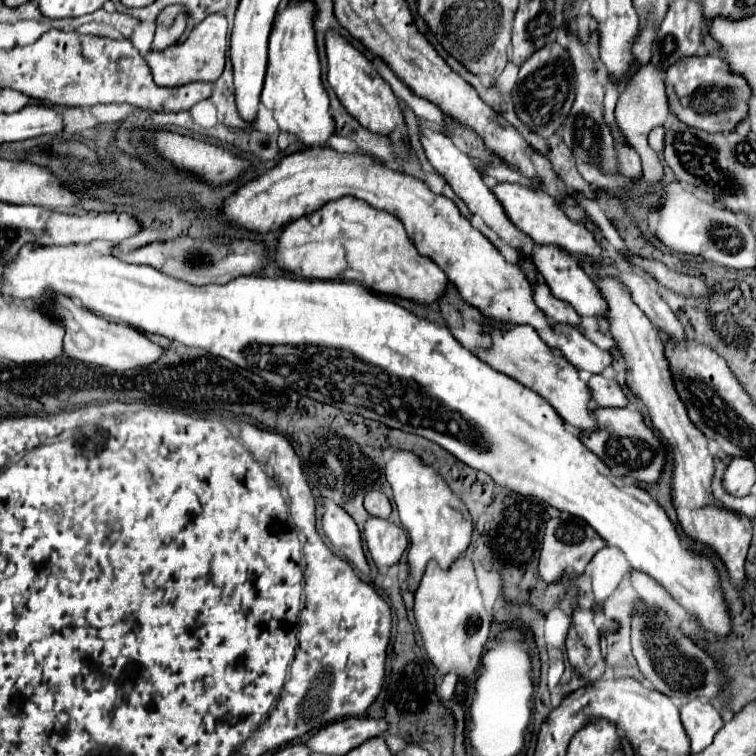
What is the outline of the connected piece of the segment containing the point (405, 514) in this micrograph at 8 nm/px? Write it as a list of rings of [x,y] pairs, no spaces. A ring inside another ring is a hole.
[[[394,452],[390,462],[386,464],[386,478],[394,490],[394,502],[400,514],[402,528],[408,534],[408,590],[416,592],[426,566],[436,560],[442,570],[452,566],[468,548],[472,522],[468,510],[462,506],[460,498],[450,492],[446,482],[432,470],[422,464],[416,454],[410,452]]]

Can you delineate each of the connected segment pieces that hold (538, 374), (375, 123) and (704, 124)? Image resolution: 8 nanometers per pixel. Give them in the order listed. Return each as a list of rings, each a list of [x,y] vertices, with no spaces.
[[[512,326],[508,330],[488,328],[486,332],[490,332],[492,336],[492,348],[478,354],[482,362],[540,394],[572,428],[580,432],[598,430],[598,422],[594,418],[594,400],[588,384],[580,380],[578,370],[570,362],[566,362],[566,358],[562,358],[542,342],[532,326]]]
[[[326,30],[324,44],[326,44],[326,58],[328,58],[328,84],[332,86],[332,90],[336,92],[338,100],[348,110],[348,114],[352,114],[364,128],[376,134],[392,134],[392,130],[400,126],[404,118],[398,108],[398,100],[394,92],[374,70],[372,62],[334,30]]]
[[[718,56],[682,58],[666,72],[666,96],[670,110],[688,126],[706,132],[732,132],[748,118],[752,88],[742,74],[734,74],[726,60]]]

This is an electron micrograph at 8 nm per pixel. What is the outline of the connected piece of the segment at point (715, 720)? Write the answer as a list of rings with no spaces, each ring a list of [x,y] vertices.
[[[694,698],[680,708],[680,718],[686,734],[692,740],[692,752],[700,752],[710,746],[714,734],[724,726],[720,712],[706,700]]]

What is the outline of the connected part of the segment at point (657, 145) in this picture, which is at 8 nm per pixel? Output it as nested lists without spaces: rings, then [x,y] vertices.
[[[660,126],[660,128],[654,128],[654,130],[650,132],[650,136],[648,136],[650,148],[656,150],[656,152],[662,152],[662,138],[664,138],[664,128],[662,128],[662,126]]]

